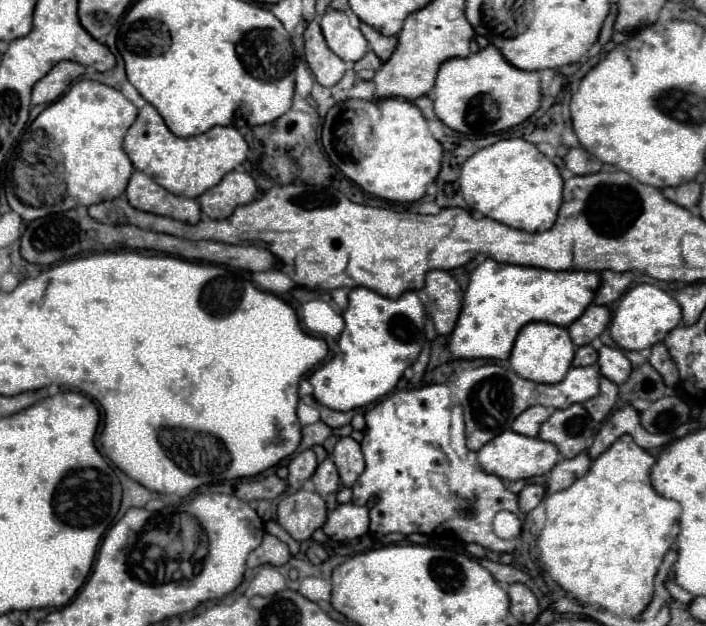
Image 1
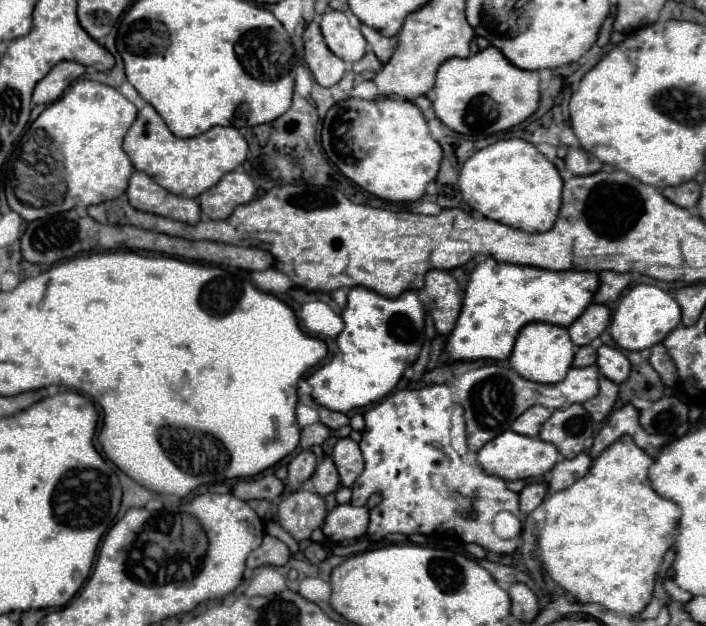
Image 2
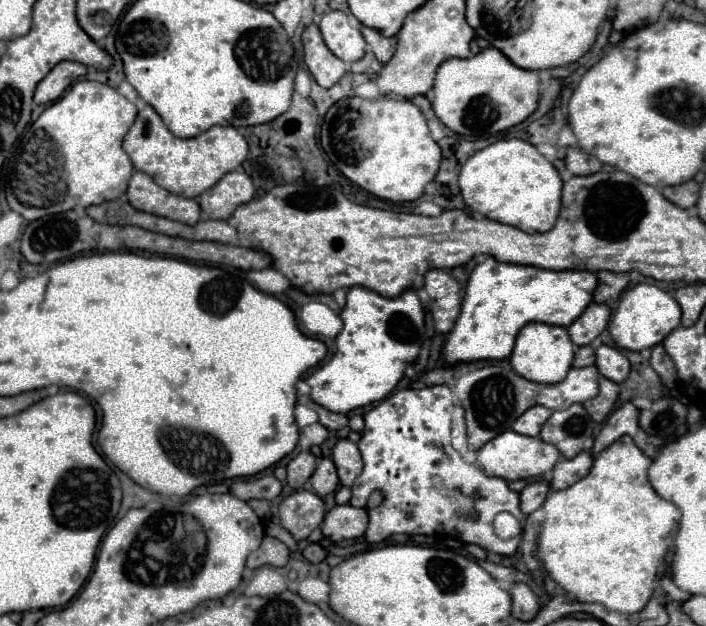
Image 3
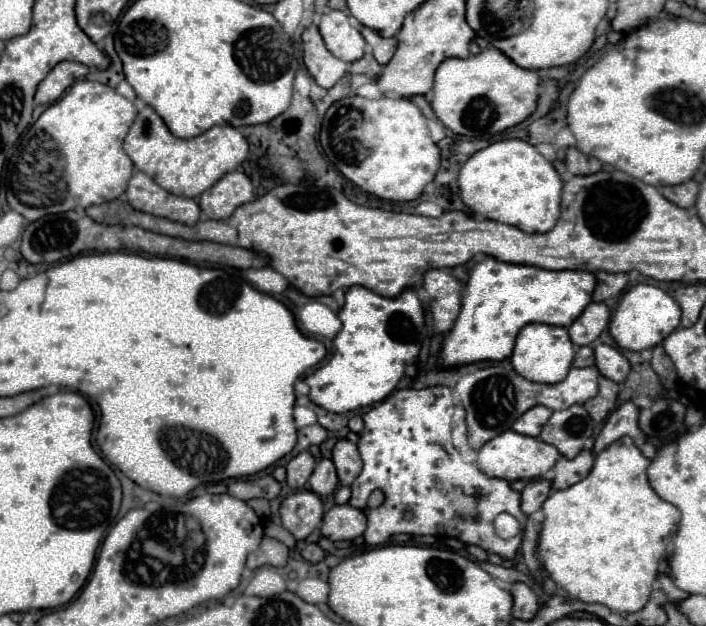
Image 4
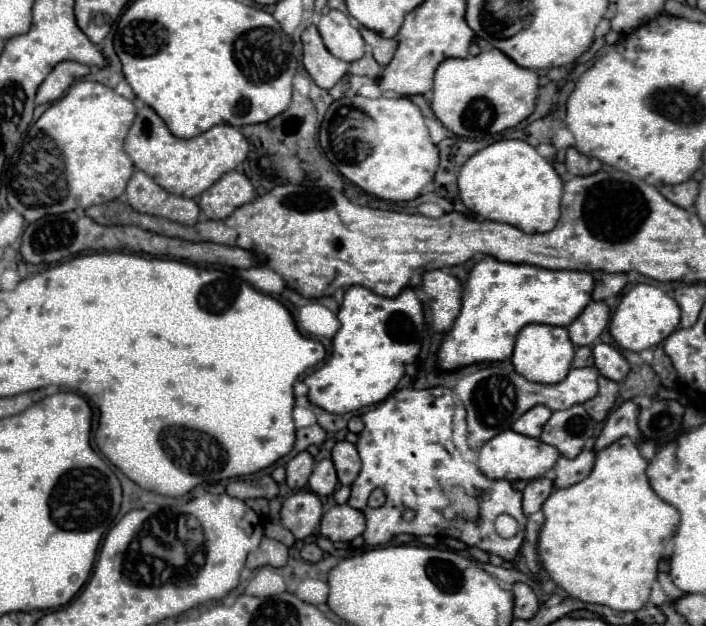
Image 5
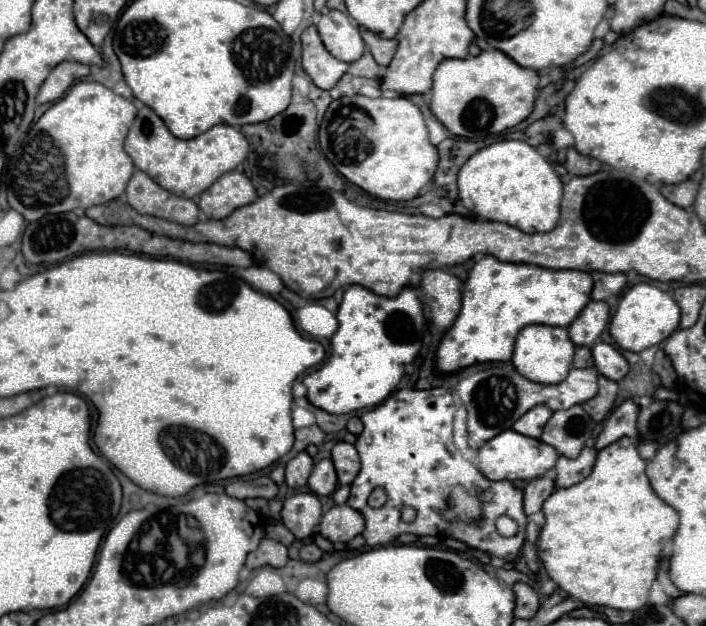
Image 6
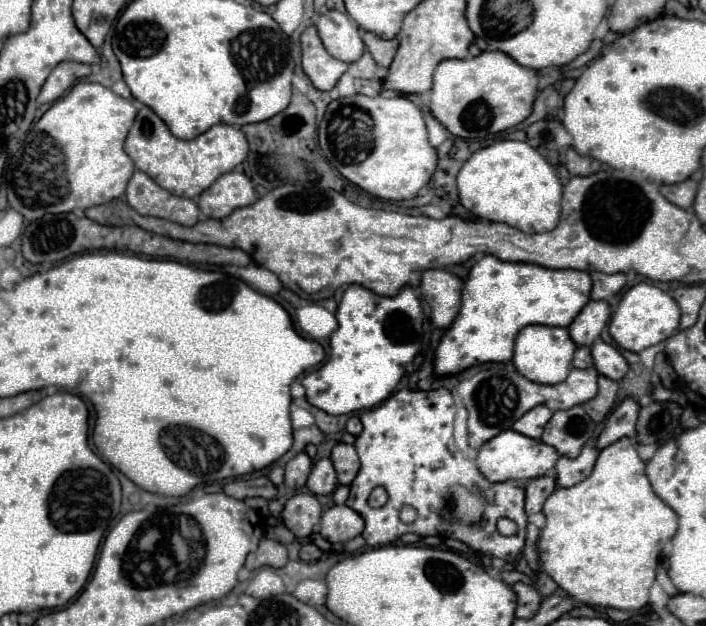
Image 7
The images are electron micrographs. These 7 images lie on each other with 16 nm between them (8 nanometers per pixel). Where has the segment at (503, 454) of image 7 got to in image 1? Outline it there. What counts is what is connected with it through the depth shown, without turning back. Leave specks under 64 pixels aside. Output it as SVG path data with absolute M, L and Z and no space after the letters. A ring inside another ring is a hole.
M506 430L500 436L496 436L494 440L490 440L484 448L480 448L478 464L482 466L484 472L500 476L504 480L526 480L526 478L534 478L534 476L542 476L542 474L550 472L556 466L558 456L560 456L560 452L554 444L548 444L540 438L520 436L512 430Z

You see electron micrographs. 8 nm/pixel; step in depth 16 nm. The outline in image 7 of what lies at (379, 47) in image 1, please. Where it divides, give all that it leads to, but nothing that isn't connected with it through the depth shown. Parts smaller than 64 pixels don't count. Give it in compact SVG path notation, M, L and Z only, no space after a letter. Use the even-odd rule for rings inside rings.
M360 30L360 36L362 36L364 44L366 44L366 50L372 54L372 58L380 66L390 68L390 64L394 60L394 54L396 54L400 42L396 38L394 40L382 40L382 38L378 38L378 36L370 34L370 32L364 32L364 30Z

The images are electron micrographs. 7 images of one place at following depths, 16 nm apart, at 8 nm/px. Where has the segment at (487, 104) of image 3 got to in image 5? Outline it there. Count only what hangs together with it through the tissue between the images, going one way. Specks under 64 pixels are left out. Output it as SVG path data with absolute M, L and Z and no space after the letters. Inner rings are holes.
M494 48L464 60L444 60L434 74L430 108L452 134L482 140L486 134L498 134L526 120L534 110L536 94L538 74L530 68L520 68Z

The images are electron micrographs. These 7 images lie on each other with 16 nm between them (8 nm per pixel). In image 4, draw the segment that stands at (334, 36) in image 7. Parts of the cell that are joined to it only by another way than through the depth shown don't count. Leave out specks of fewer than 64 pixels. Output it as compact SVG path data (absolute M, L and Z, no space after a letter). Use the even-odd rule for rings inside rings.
M328 10L318 22L318 30L326 48L344 62L356 62L364 56L366 42L358 28L350 26L350 20L340 10Z

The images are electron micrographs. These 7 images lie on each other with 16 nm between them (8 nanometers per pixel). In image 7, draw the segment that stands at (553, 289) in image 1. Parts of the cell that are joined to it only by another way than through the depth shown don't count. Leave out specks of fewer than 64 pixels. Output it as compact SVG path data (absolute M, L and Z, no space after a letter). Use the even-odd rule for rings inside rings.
M492 254L478 260L462 290L462 306L434 352L434 376L454 376L486 362L512 360L516 334L530 324L568 326L590 300L592 280L580 270L550 270L528 262L502 262Z

